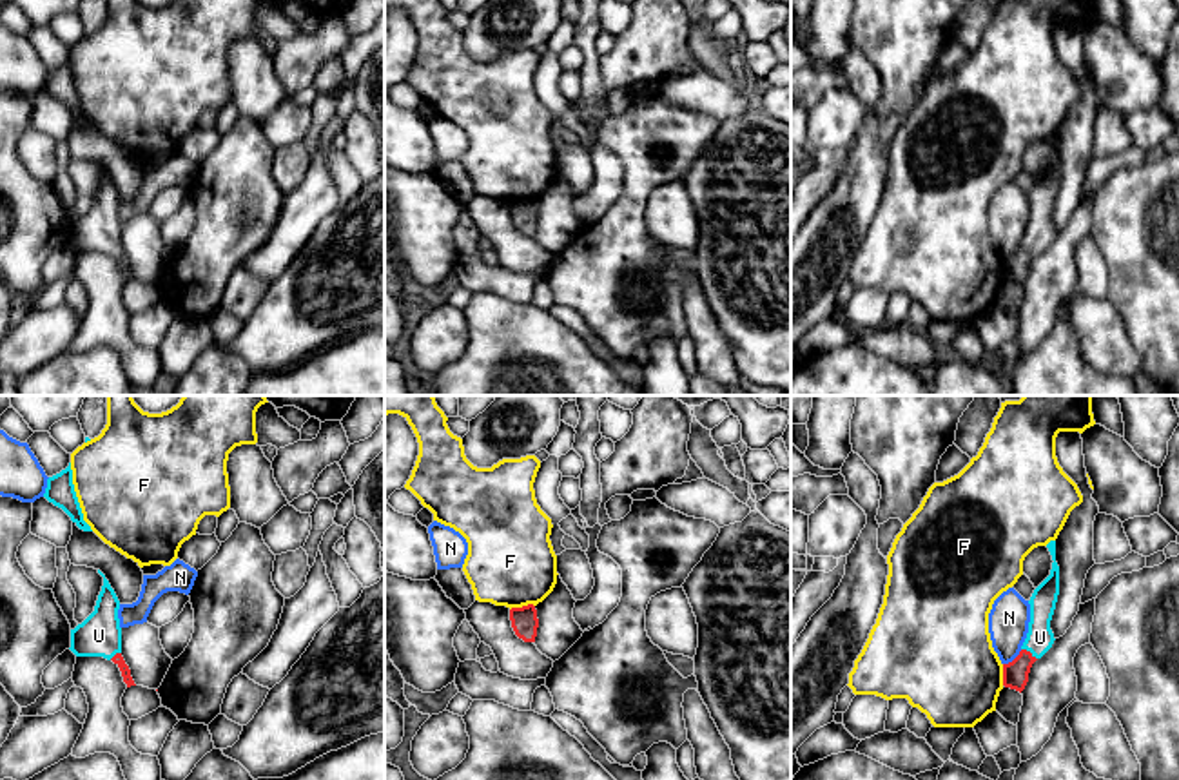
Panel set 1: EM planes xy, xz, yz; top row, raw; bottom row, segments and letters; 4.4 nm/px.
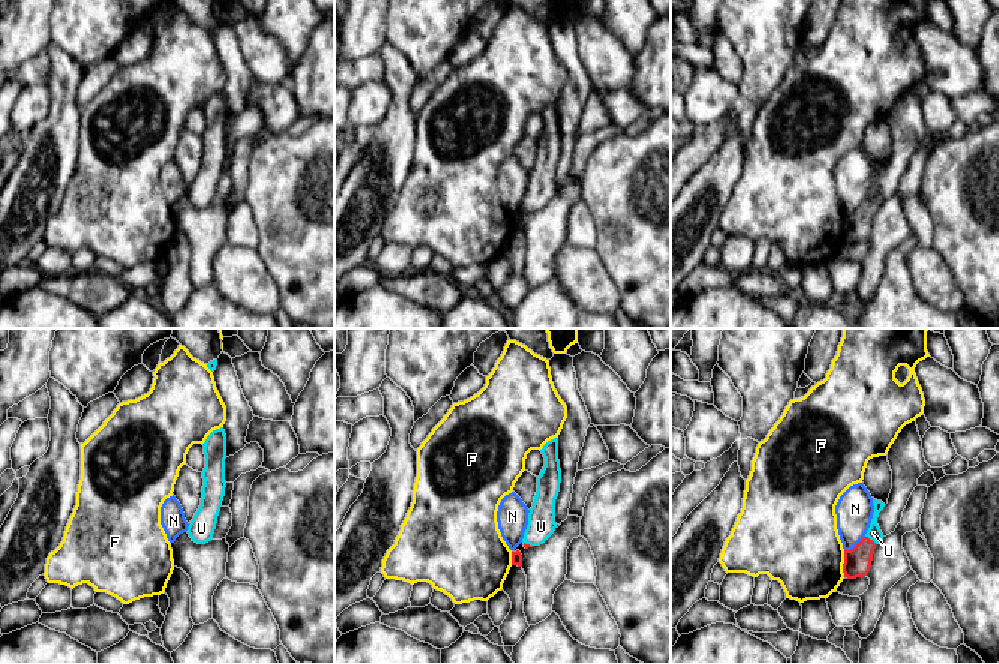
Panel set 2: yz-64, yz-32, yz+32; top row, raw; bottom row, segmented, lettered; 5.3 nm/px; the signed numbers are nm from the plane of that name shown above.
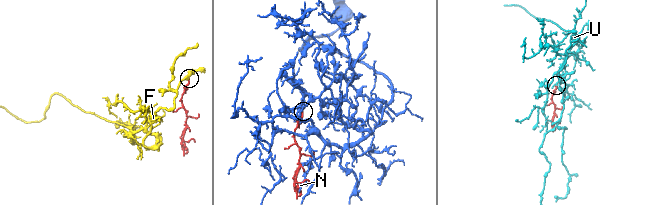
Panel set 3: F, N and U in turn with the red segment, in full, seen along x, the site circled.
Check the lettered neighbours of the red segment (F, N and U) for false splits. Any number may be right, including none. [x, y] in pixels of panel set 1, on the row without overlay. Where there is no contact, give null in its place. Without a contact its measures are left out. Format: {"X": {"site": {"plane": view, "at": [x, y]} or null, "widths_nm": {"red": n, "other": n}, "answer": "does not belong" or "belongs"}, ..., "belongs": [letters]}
{"F": {"site": {"plane": "xz", "at": [523, 200]}, "widths_nm": {"red": 120, "other": 380}, "answer": "does not belong"}, "N": {"site": {"plane": "yz", "at": [1014, 253]}, "widths_nm": {"red": 110, "other": 180}, "answer": "does not belong"}, "U": {"site": {"plane": "yz", "at": [1029, 245]}, "widths_nm": {"red": 110, "other": 120}, "answer": "belongs"}, "belongs": ["U"]}

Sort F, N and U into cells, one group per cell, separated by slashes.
F / N / U

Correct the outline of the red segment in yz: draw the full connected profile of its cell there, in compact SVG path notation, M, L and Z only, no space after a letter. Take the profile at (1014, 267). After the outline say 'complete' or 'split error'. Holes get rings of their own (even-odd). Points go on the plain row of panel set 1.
M1050 134L1047 141L1054 156L1050 169L1034 183L1028 194L1030 216L1027 232L1021 239L1019 249L1012 256L1003 258L1003 279L1019 287L1028 276L1032 258L1041 252L1056 234L1050 223L1050 214L1059 189L1059 160L1056 156L1056 134Z; split error

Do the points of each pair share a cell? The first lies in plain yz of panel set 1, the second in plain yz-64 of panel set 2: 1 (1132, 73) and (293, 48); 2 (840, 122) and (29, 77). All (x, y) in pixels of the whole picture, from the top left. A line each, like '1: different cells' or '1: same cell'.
1: different cells
2: different cells

